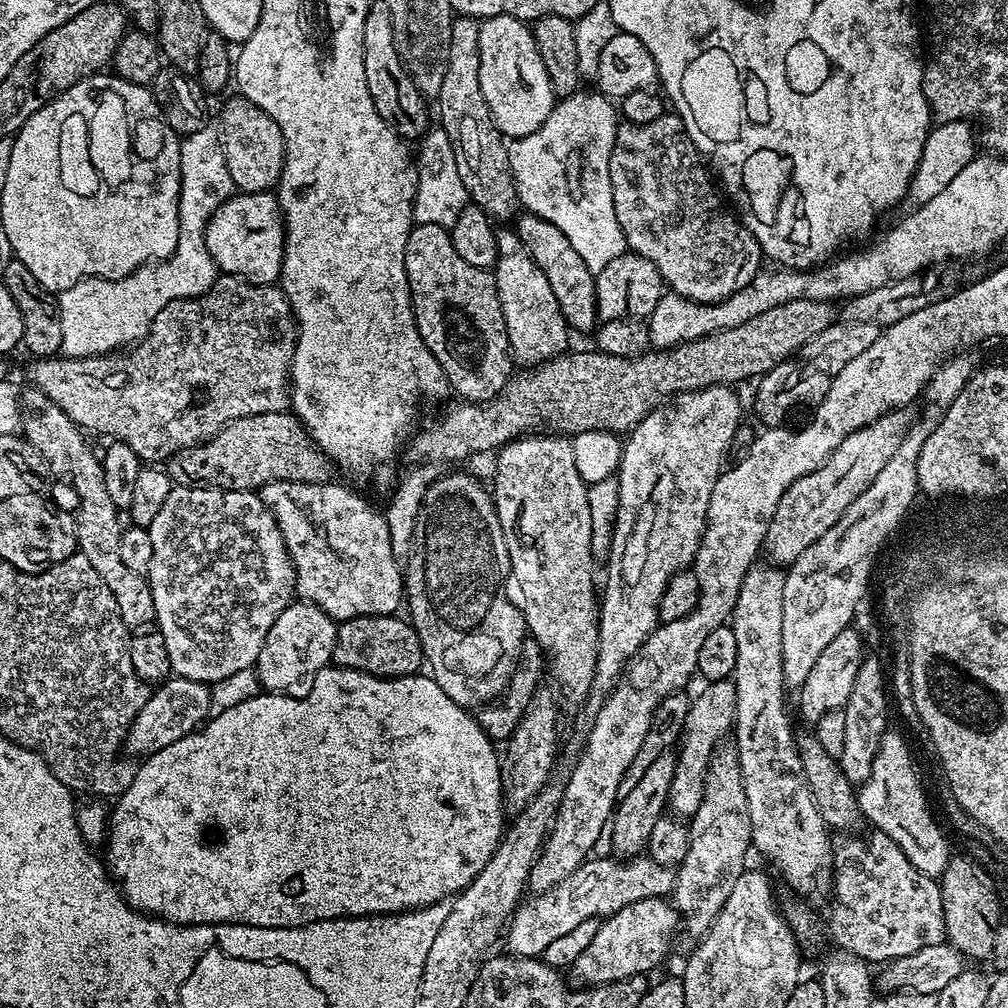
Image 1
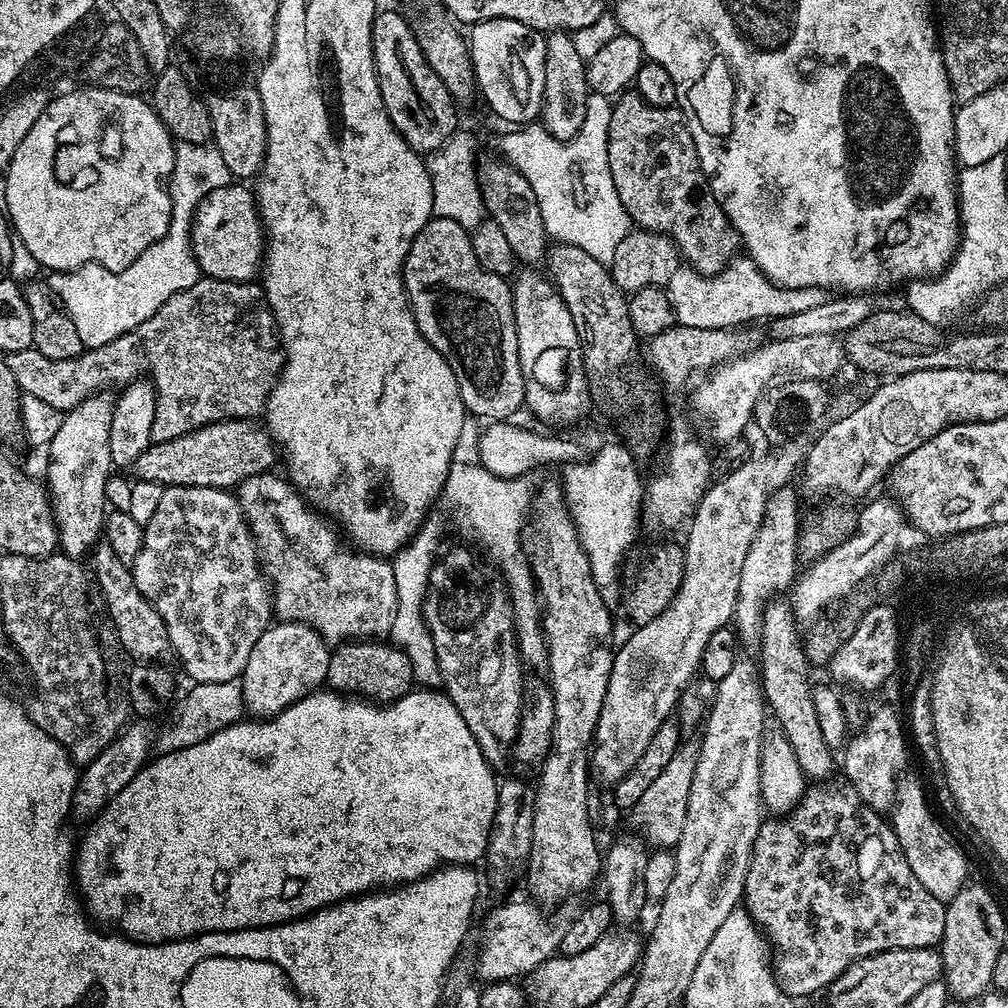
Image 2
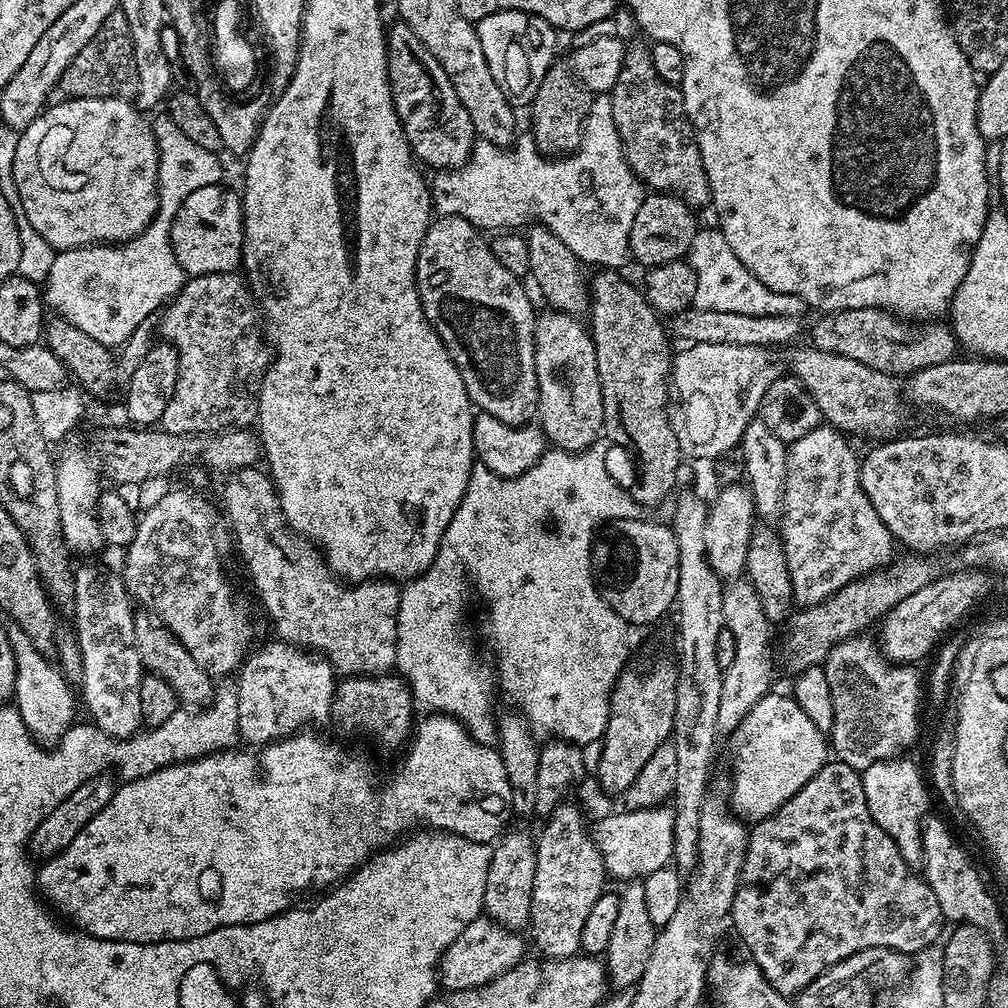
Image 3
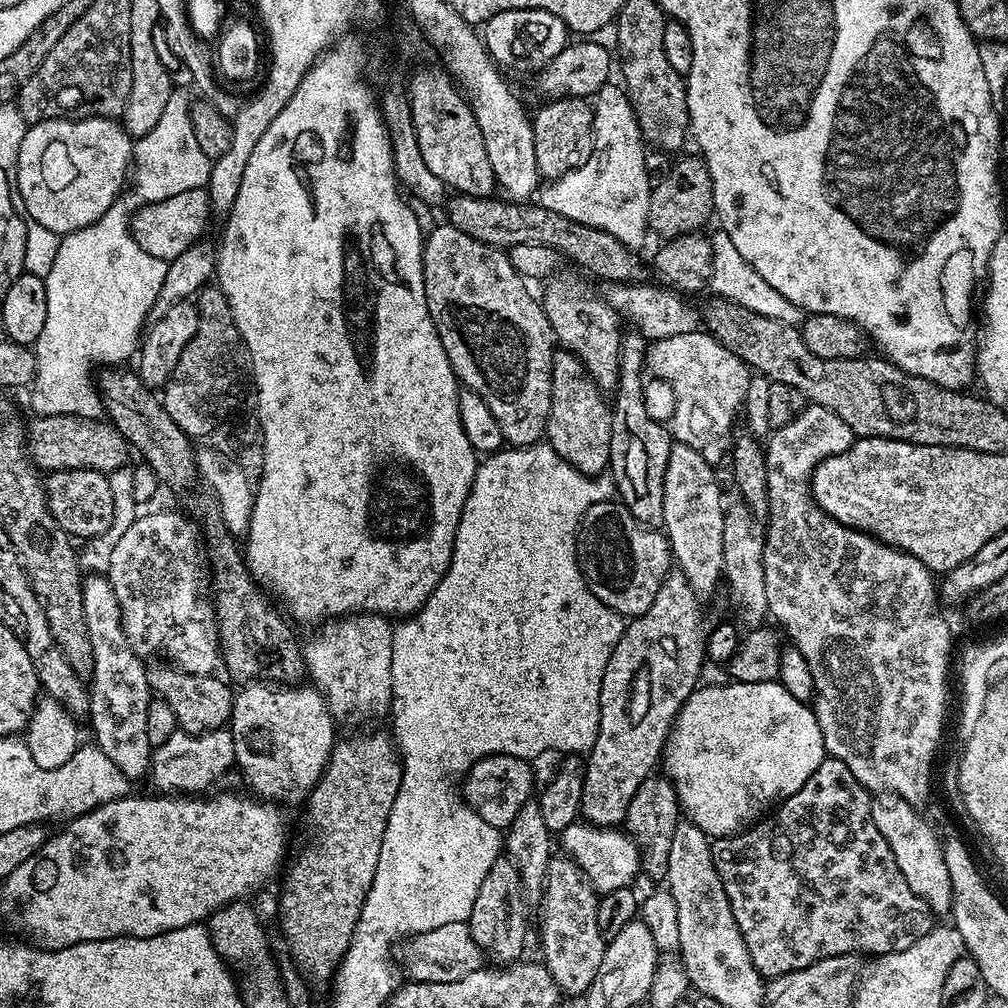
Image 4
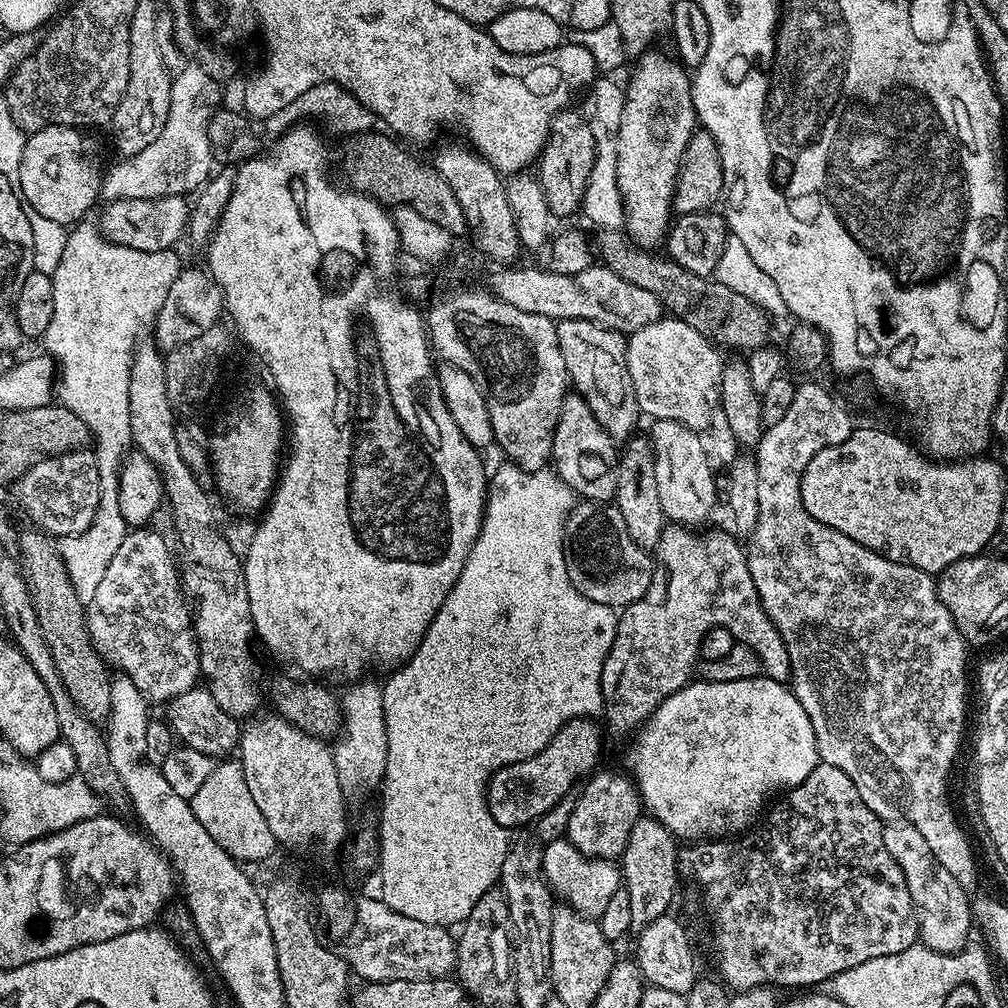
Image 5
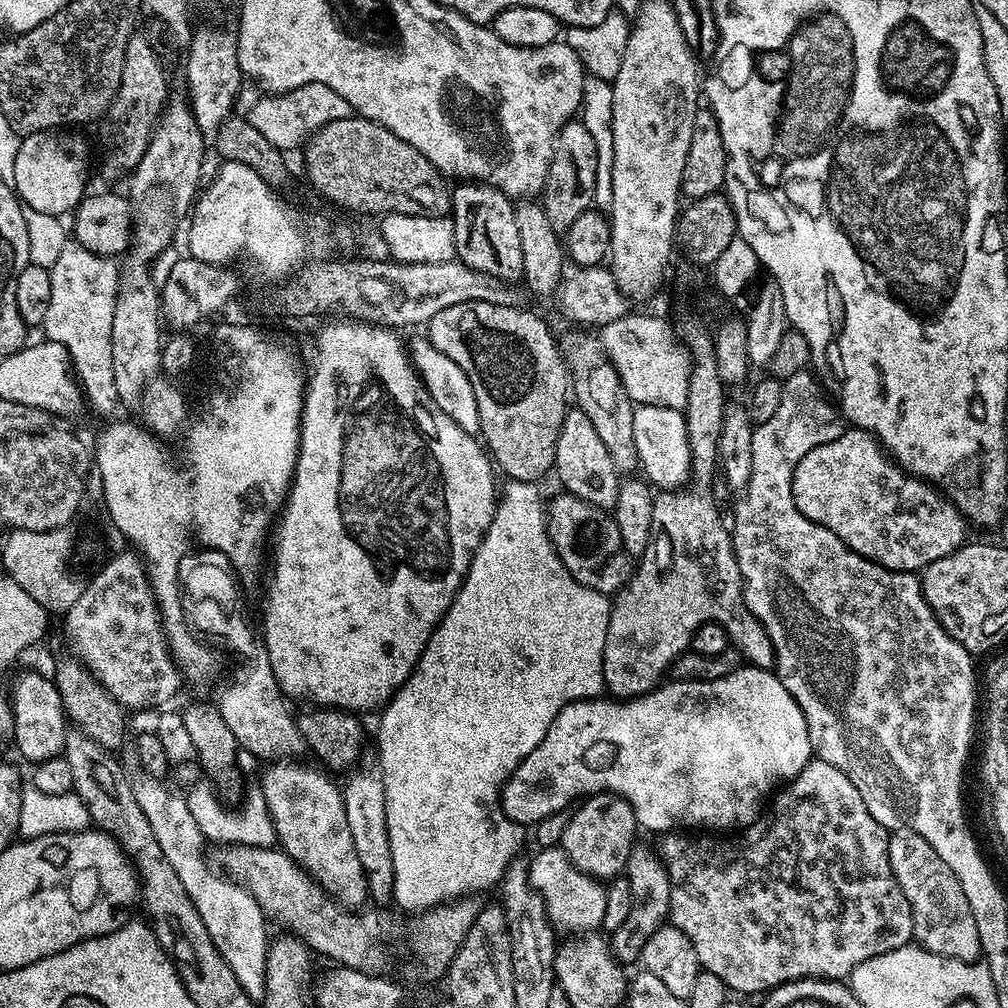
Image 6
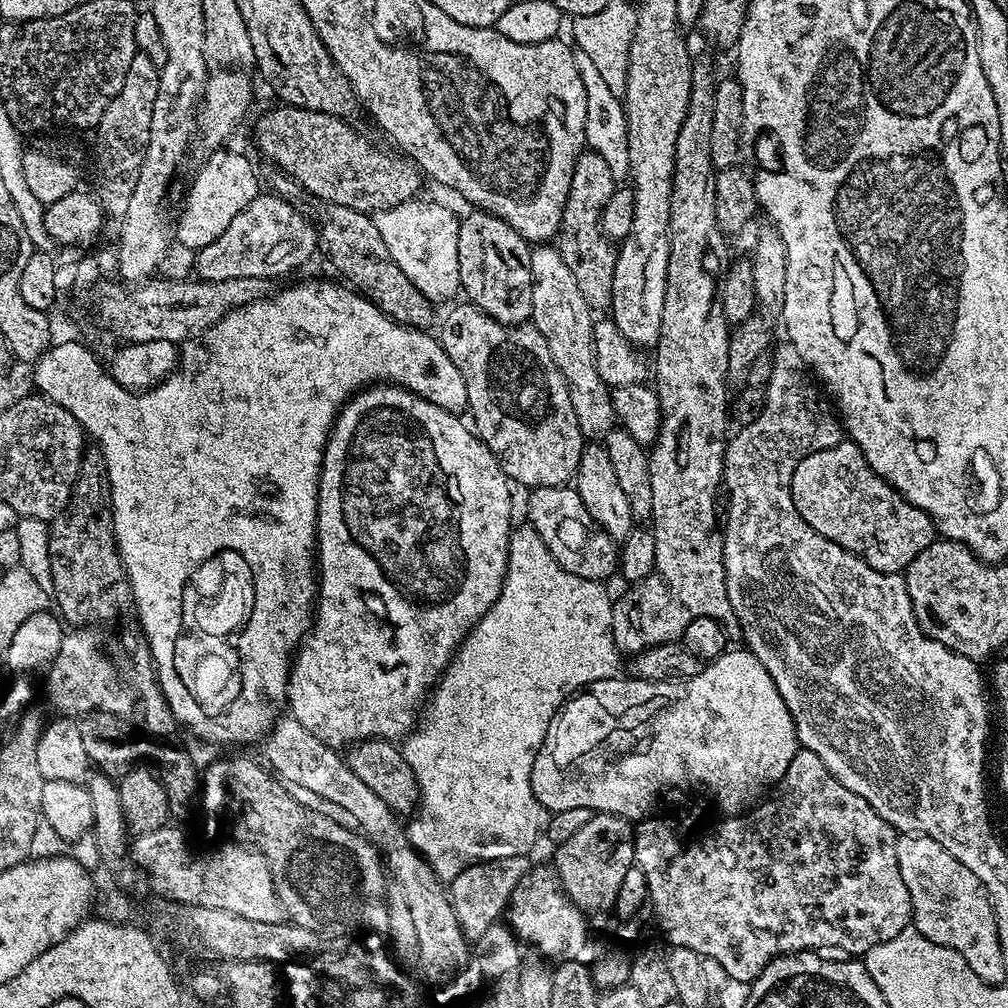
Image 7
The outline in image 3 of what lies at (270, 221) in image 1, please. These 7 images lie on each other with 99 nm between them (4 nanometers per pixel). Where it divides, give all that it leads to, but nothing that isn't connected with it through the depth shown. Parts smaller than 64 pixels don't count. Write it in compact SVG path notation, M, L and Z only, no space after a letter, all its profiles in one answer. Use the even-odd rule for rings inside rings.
M207 184L194 190L194 194L190 194L190 198L186 198L188 204L182 202L184 212L178 210L180 228L184 228L184 232L180 232L180 236L184 236L184 248L188 248L188 236L192 236L192 244L200 244L200 248L204 248L204 244L212 244L212 256L208 256L208 252L200 252L200 256L180 256L177 261L184 266L185 273L195 273L195 275L201 276L211 272L236 272L241 267L244 259L242 196L239 191L234 192L228 186L223 192L216 192L219 186L220 184ZM216 200L220 200L220 208L216 208ZM216 212L220 212L220 256L216 256L216 240L204 240L204 236L216 236L216 220L212 220L212 216L216 216ZM188 228L192 228L192 232L188 232Z

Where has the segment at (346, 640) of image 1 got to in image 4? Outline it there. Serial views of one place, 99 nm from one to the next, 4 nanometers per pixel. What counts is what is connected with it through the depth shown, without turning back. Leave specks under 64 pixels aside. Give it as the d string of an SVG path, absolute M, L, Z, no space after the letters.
M372 726L369 732L360 732L364 730L356 730L353 736L342 735L335 741L332 753L329 756L328 765L321 774L320 781L317 782L316 787L311 791L307 797L306 804L308 804L308 828L312 831L312 841L309 842L305 848L300 848L296 853L291 853L290 863L287 865L284 876L284 889L280 892L280 928L284 931L284 940L288 943L288 952L292 955L292 960L295 967L298 969L301 977L305 981L311 982L313 980L316 984L327 985L329 981L336 975L337 968L340 963L344 961L346 950L352 941L354 930L360 921L362 914L362 906L366 894L370 894L370 886L374 882L374 870L378 870L378 854L382 854L382 838L386 834L386 822L390 818L390 806L394 806L394 798L398 798L398 790L402 782L402 770L400 769L400 758L398 749L396 747L395 739L387 731L384 732L380 726Z

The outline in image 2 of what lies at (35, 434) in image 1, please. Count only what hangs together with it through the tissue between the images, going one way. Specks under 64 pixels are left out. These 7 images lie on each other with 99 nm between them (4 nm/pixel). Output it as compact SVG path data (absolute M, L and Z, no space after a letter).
M107 542L96 544L90 559L90 572L94 577L95 587L97 584L104 595L104 604L108 607L108 616L112 619L112 628L116 631L121 646L128 652L136 652L135 659L140 662L167 661L167 656L172 652L172 643L168 637L166 622L162 622L162 614L158 614L158 610L154 610L154 606L142 594L142 590L138 590L131 567L124 564L118 554L114 554Z

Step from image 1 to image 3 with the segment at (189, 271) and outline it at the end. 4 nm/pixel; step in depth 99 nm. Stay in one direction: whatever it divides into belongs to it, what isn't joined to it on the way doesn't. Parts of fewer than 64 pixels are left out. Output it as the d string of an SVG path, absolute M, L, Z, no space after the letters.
M161 118L152 124L152 133L156 136L156 149L158 150L158 178L156 191L158 193L158 211L156 218L147 230L134 239L117 246L112 242L90 244L87 248L66 248L57 251L53 266L46 281L46 304L52 308L57 317L64 317L79 330L90 334L91 338L109 346L123 346L138 330L143 320L149 319L153 314L159 313L175 297L176 293L184 287L186 273L184 266L175 260L174 250L171 246L172 220L182 207L182 202L207 184L220 184L224 168L220 165L220 156L210 150L202 150L195 142L190 142L178 126L167 118Z

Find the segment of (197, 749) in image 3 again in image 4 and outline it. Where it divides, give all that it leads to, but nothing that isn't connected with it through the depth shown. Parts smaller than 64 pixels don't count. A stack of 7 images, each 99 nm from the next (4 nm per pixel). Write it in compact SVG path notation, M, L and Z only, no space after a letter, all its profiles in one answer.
M227 727L192 736L189 732L177 730L162 742L160 748L152 753L150 781L153 789L164 794L204 794L215 780L220 780L236 763L234 738Z

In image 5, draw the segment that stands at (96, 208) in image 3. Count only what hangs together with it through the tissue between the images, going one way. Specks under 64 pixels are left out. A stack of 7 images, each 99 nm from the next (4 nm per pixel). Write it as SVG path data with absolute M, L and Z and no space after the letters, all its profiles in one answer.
M52 124L25 139L18 192L42 217L72 226L95 206L102 192L102 168L100 172L100 156L88 136L79 128Z

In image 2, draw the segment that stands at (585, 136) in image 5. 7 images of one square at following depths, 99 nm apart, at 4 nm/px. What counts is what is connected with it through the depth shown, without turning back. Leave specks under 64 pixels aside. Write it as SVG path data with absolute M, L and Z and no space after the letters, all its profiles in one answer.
M551 31L545 35L544 45L544 104L540 107L538 120L554 138L569 140L578 134L578 130L582 130L582 122L586 120L586 102L590 95L586 78L588 65L574 47L570 32Z

